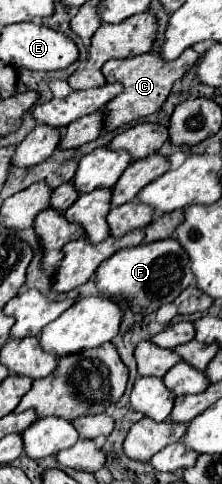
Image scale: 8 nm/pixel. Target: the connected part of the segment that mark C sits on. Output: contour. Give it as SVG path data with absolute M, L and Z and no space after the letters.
M186 48L182 52L182 56L178 56L176 60L164 60L162 54L156 54L156 52L146 52L146 54L122 58L122 60L108 60L102 70L106 80L122 82L124 90L114 100L110 100L110 104L106 104L106 108L108 108L106 110L106 130L116 130L124 124L130 124L148 114L154 114L166 100L172 84L176 80L180 80L190 68L194 68L198 64L198 60L200 60L200 54L194 48Z

